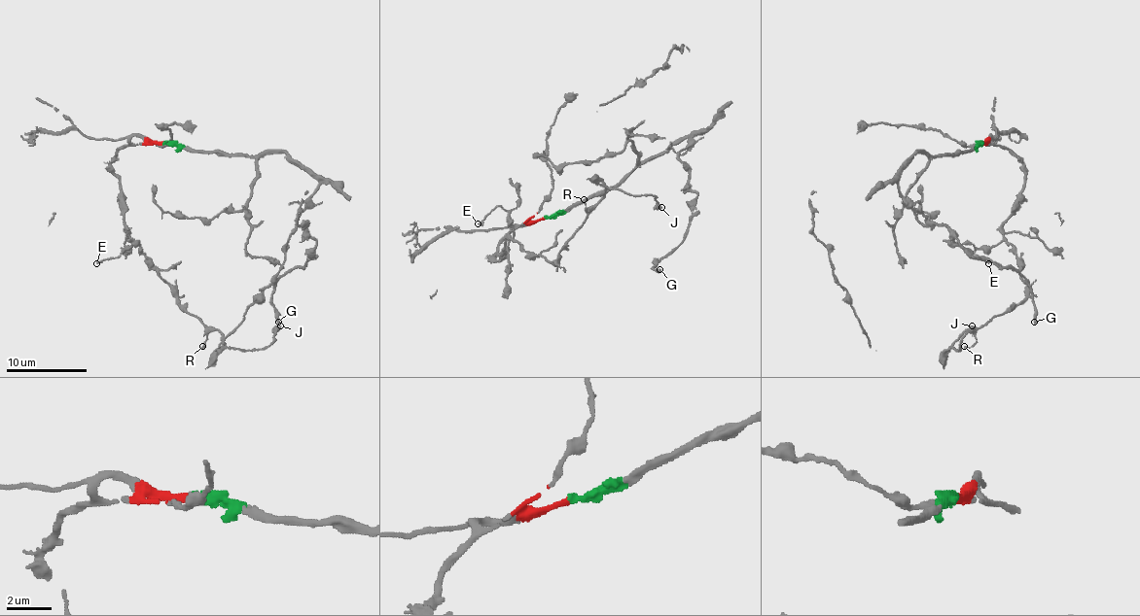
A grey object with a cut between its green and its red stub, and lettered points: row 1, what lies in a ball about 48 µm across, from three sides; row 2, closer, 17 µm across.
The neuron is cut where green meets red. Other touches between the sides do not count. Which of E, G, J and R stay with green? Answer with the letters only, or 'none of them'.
G

